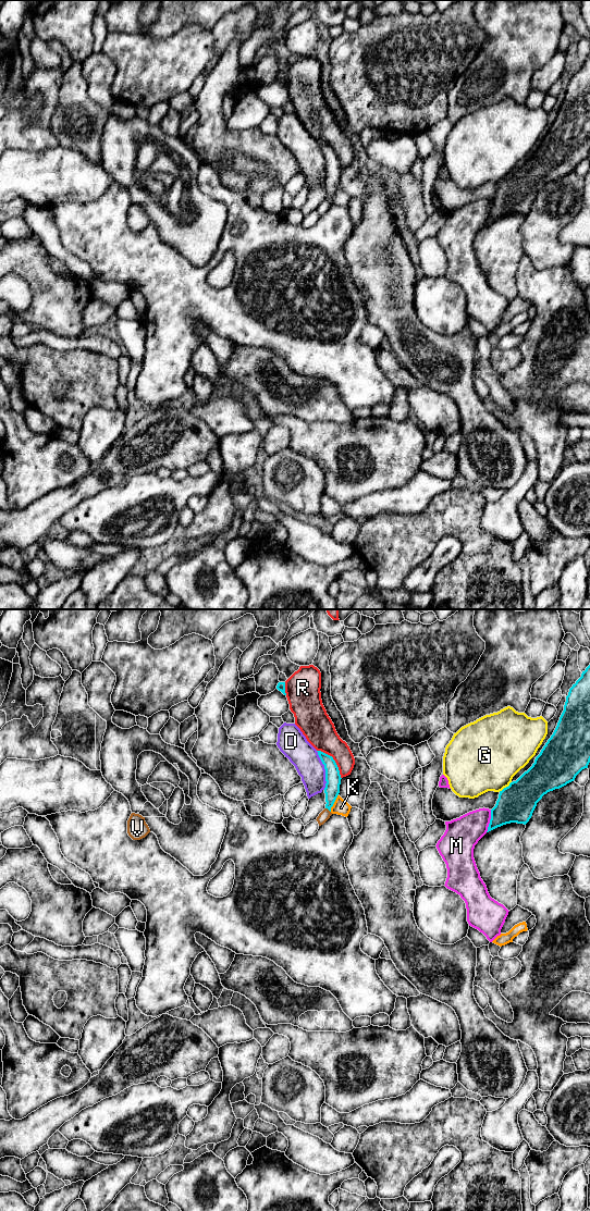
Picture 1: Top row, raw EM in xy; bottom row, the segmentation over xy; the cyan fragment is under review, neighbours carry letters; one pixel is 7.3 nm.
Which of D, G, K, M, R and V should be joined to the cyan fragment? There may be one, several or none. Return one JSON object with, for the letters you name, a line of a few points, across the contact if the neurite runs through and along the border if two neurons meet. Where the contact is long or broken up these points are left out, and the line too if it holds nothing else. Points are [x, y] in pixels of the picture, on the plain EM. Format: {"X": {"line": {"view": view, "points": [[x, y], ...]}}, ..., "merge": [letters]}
{"merge": []}

